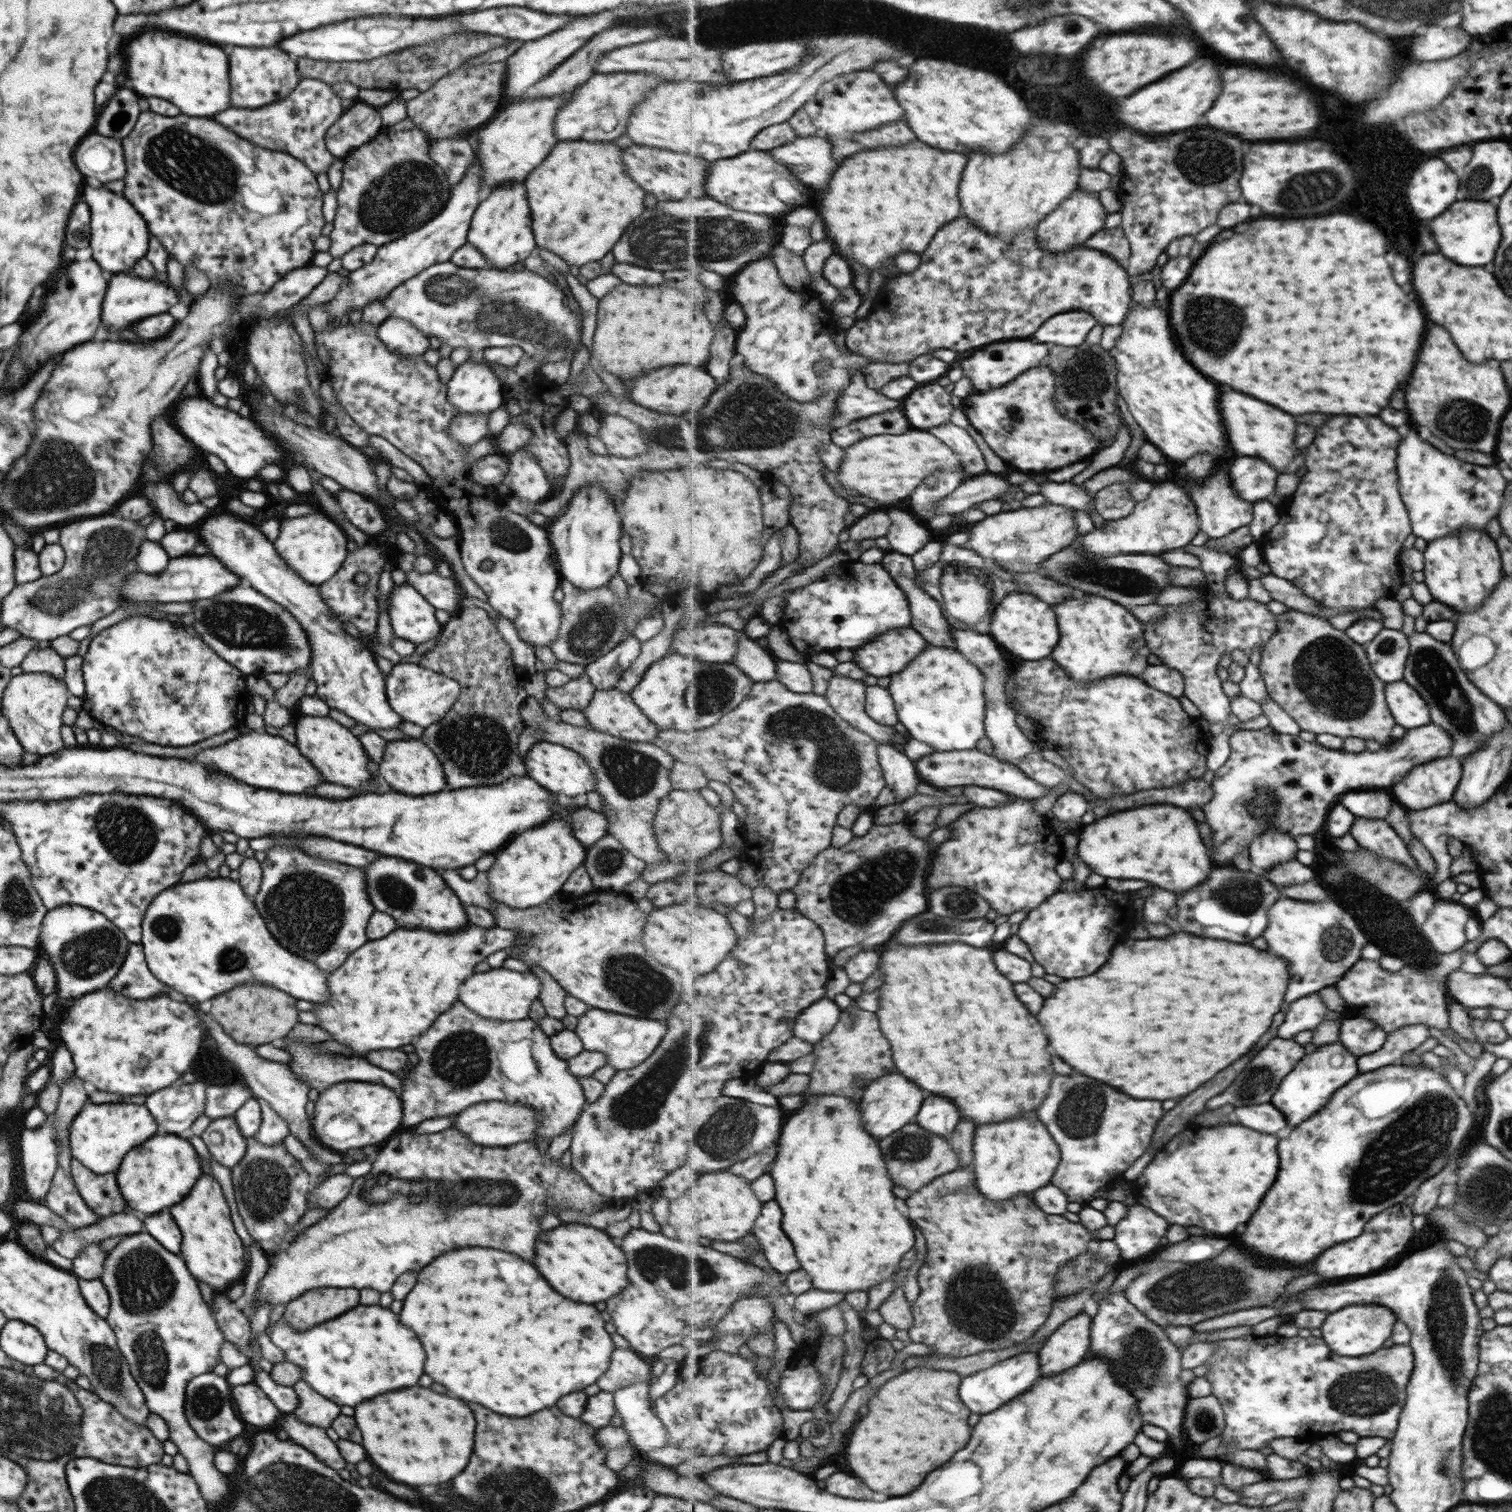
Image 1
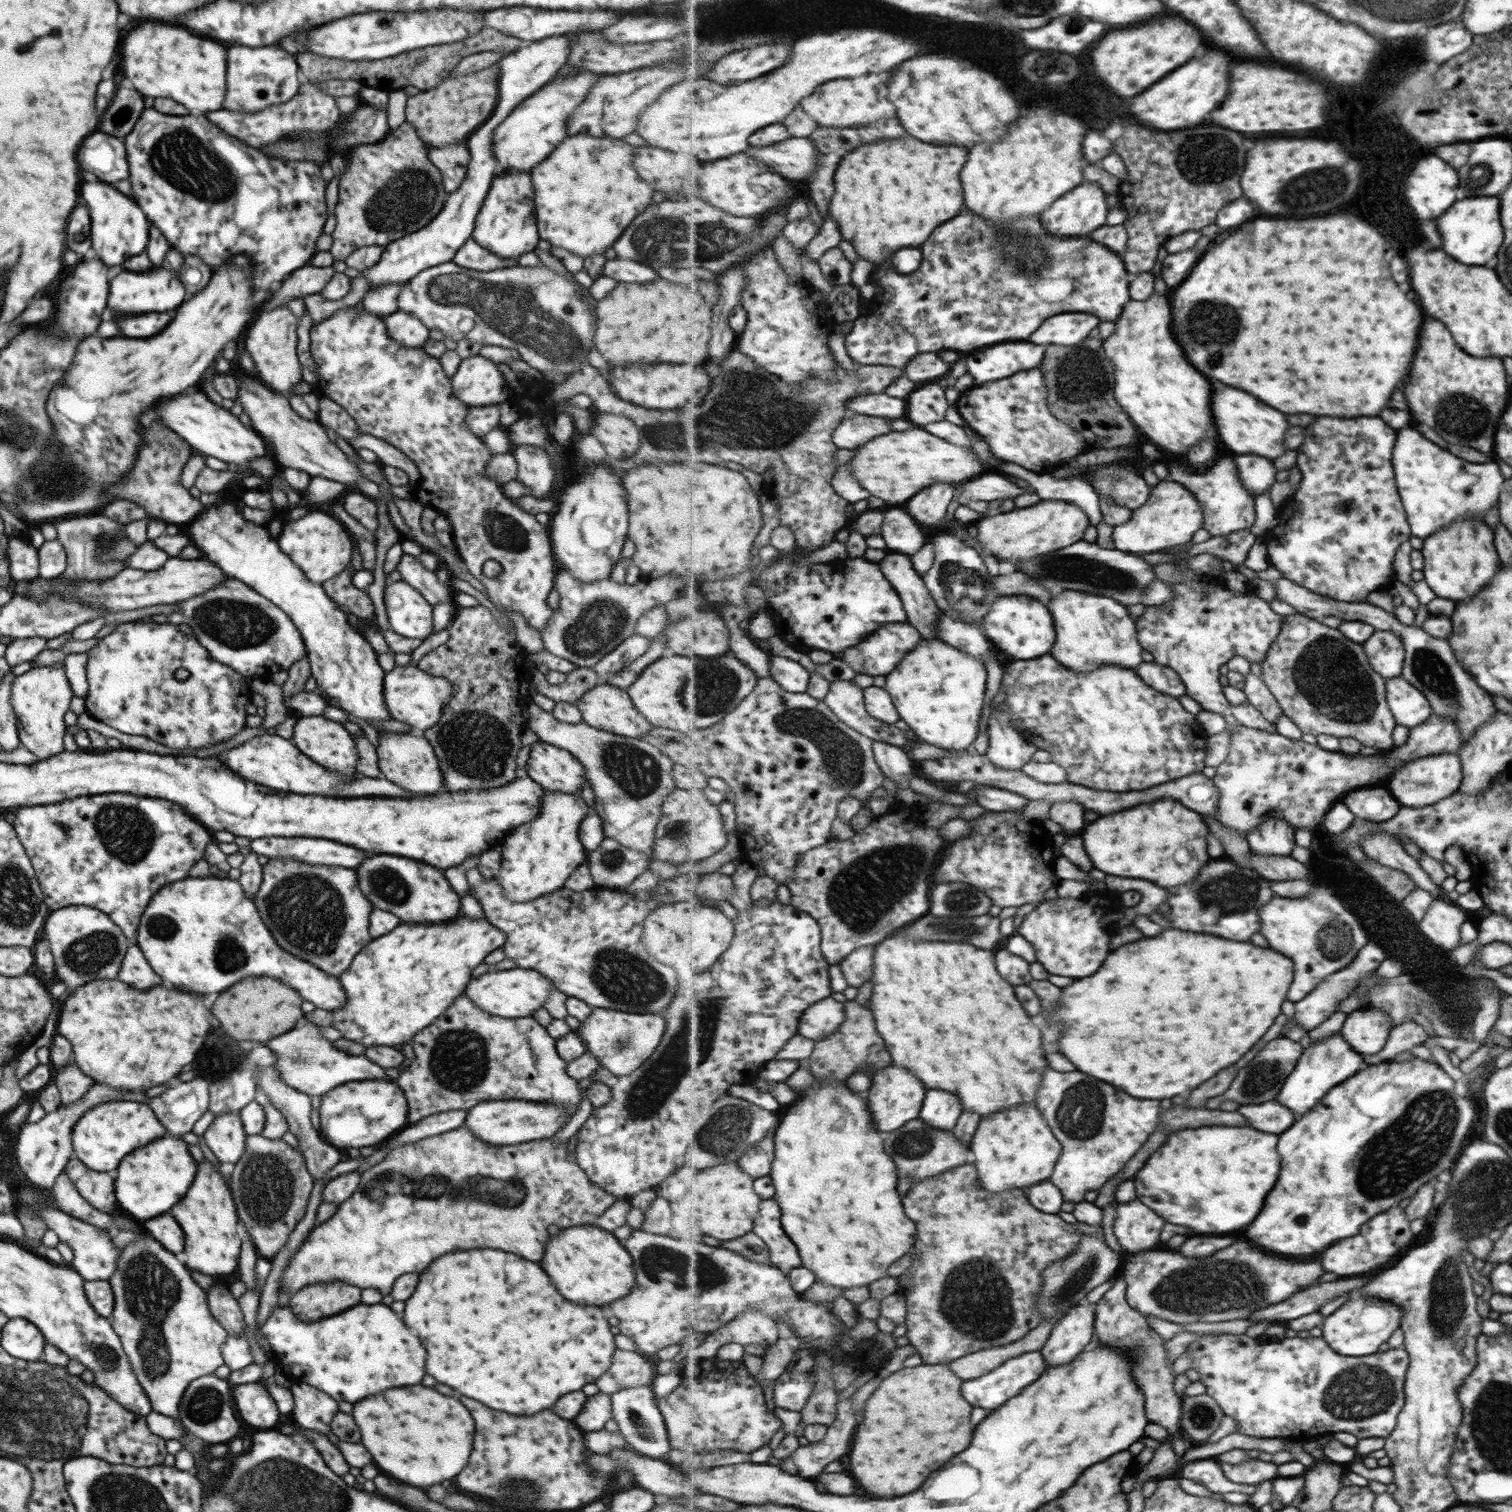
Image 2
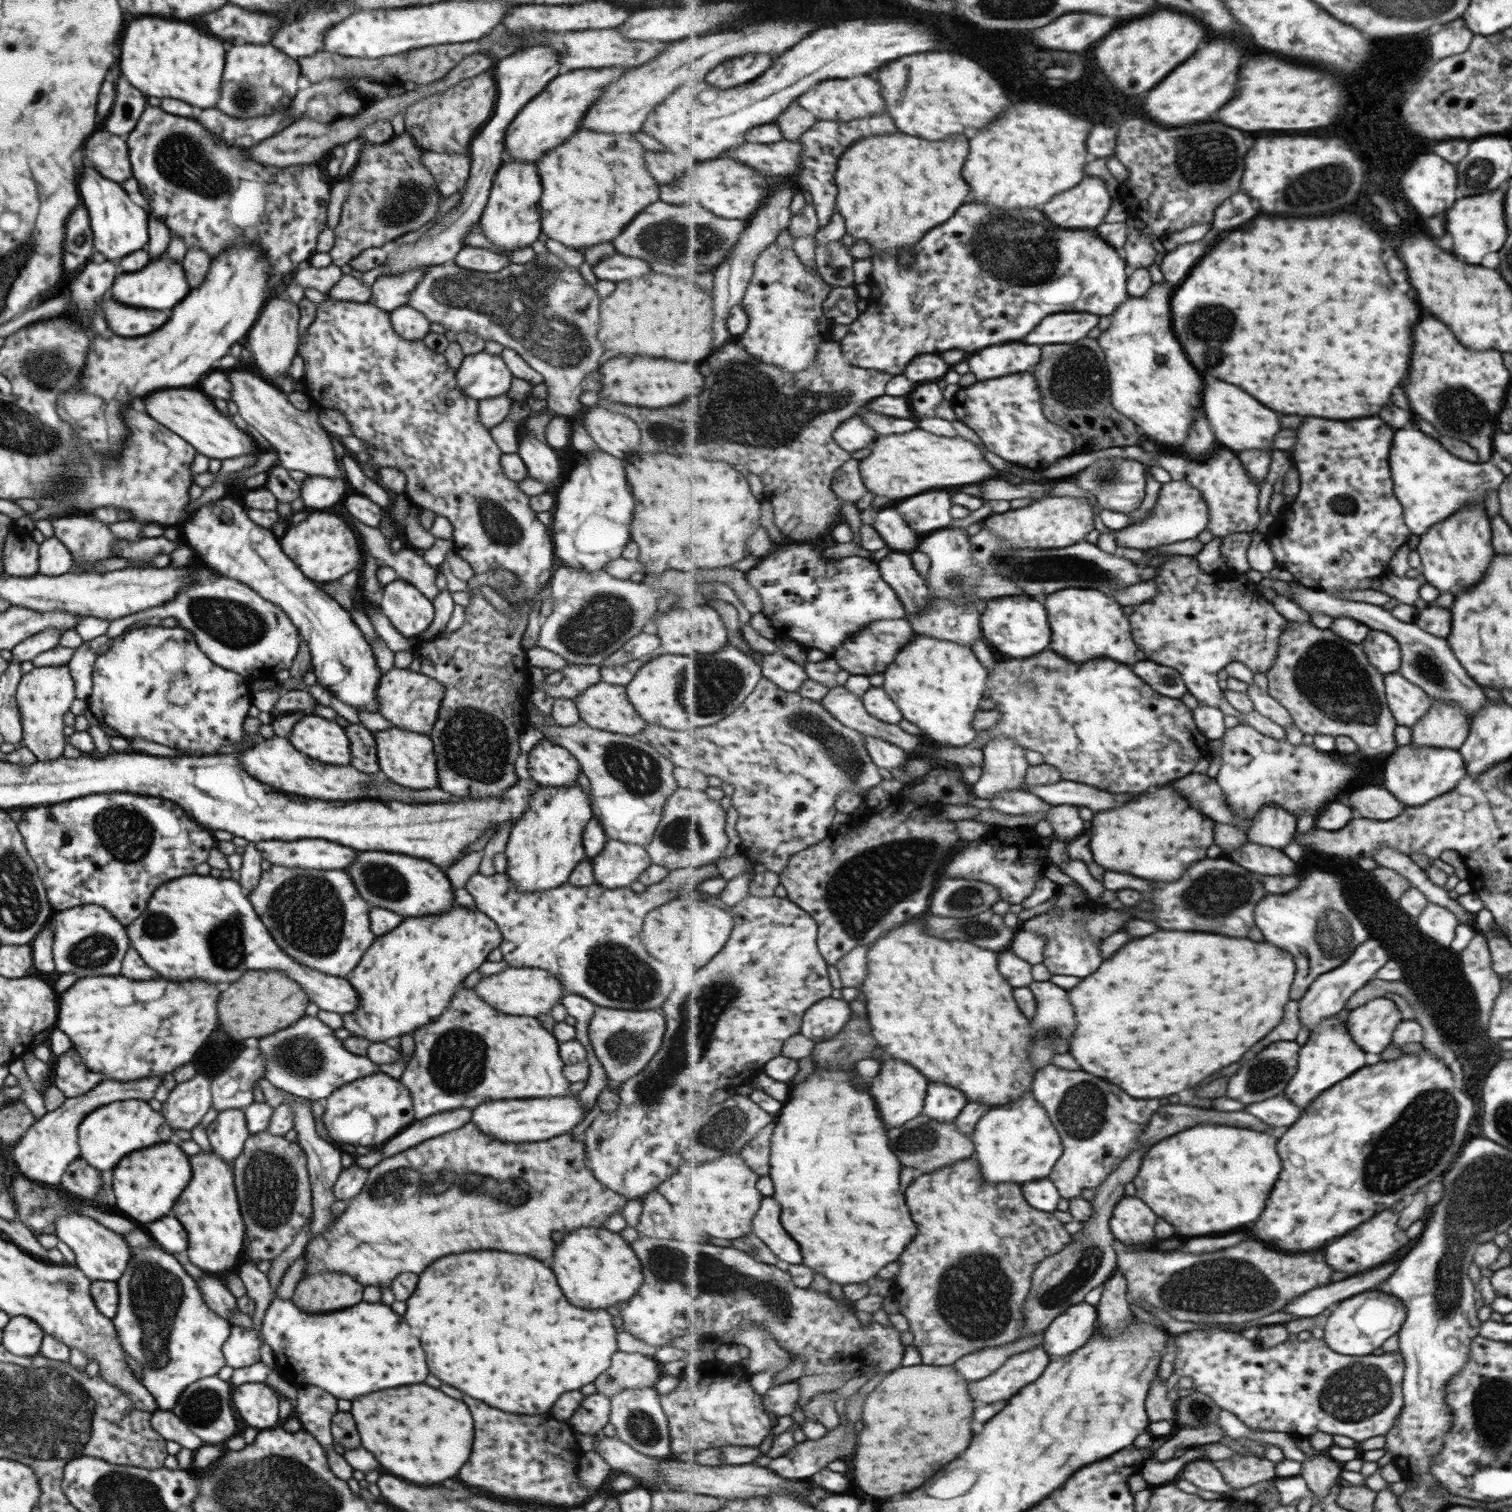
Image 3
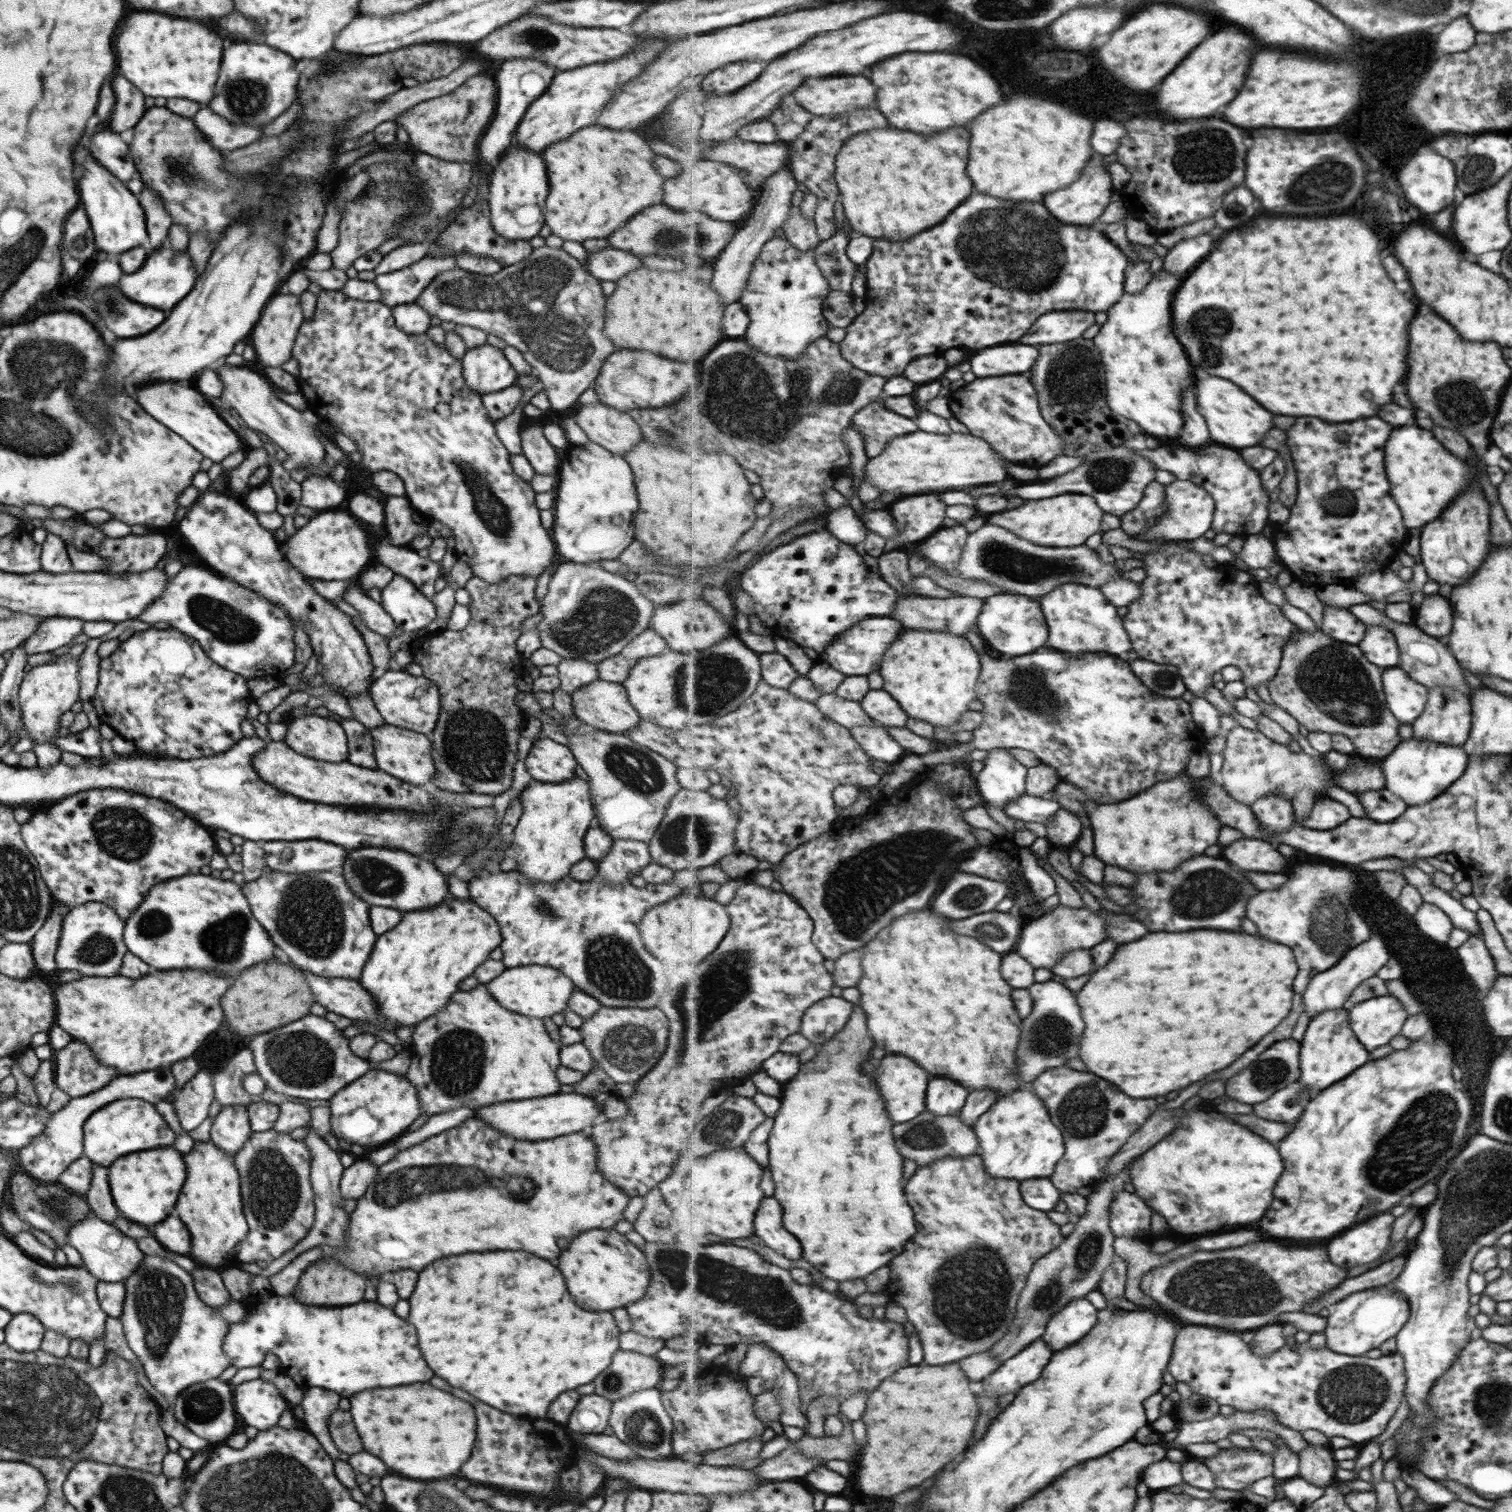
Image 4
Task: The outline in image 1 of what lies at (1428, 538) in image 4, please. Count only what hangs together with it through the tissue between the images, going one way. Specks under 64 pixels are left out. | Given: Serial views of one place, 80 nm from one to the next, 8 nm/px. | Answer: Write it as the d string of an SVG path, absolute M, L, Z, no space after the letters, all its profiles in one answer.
M1477 529L1453 531L1429 541L1422 557L1423 584L1427 586L1433 600L1451 606L1455 612L1469 612L1477 608L1501 578L1499 552L1495 550L1493 540Z

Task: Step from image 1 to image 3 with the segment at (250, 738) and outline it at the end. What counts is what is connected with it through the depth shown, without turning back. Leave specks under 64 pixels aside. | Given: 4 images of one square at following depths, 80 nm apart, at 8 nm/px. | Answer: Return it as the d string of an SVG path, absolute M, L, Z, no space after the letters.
M260 738L253 746L238 754L241 768L255 781L261 782L275 790L297 794L305 798L317 800L361 800L365 798L365 784L383 784L387 778L377 774L363 774L351 766L329 766L319 764L317 760L307 758L301 752L295 752L295 747L286 738Z

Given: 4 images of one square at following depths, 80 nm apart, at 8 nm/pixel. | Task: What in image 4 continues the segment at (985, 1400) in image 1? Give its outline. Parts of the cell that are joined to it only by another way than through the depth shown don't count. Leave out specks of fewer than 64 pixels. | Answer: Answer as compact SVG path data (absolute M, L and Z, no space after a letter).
M1042 1338L1032 1342L1017 1356L1006 1360L983 1382L983 1396L1001 1396L1021 1390L1042 1378L1054 1350Z

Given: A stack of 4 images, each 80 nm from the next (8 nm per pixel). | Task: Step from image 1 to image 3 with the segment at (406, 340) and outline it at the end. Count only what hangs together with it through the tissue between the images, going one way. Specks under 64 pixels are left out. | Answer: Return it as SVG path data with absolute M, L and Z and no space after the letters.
M401 306L388 313L392 329L405 340L422 340L429 332L429 321L421 312Z

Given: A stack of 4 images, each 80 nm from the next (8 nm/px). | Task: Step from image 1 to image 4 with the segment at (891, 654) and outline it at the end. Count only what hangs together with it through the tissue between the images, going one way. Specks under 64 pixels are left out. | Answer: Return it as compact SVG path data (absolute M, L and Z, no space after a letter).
M871 617L861 623L857 623L851 630L843 632L838 636L830 647L822 653L820 662L831 665L833 669L843 672L849 676L865 676L881 668L883 656L893 642L893 638L899 636L901 630L905 630L904 624L900 620L891 617Z

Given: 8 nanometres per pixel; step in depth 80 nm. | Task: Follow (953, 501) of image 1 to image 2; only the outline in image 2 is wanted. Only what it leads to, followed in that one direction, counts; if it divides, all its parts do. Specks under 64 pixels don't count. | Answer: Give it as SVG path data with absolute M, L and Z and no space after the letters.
M987 474L981 476L979 480L973 480L971 484L965 484L963 494L959 496L959 504L967 504L971 500L999 500L999 498L1015 498L1027 492L1035 492L1035 488L1019 488L1011 480L997 476L997 474Z

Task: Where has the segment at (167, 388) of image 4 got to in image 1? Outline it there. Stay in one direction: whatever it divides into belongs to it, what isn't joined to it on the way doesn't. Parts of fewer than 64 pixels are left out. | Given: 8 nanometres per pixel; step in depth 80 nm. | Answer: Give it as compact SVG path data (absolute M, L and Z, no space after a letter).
M185 398L181 400L179 404L174 402L169 409L172 409L172 424L178 429L178 431L197 448L197 450L202 452L207 452L207 454L215 454L219 460L225 462L227 470L235 476L241 476L241 478L247 478L247 476L253 476L261 466L265 464L273 464L273 460L277 464L283 464L283 452L281 448L271 440L271 436L263 431L255 422L252 421L250 417L239 418L235 411L225 412L225 408L219 408L219 406L213 406L211 402L203 400L203 398Z

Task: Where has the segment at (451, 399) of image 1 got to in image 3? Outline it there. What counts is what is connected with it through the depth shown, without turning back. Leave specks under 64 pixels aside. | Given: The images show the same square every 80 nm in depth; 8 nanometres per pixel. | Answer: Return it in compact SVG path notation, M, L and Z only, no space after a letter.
M483 350L465 355L455 371L458 387L477 402L506 393L512 378L500 355Z

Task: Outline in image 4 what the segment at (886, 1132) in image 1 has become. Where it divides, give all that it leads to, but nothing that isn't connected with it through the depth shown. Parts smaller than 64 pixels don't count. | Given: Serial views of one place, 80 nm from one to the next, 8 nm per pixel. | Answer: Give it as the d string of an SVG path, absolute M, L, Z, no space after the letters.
M887 1056L881 1060L881 1066L875 1066L876 1081L879 1082L879 1090L883 1092L883 1098L887 1100L887 1110L896 1123L904 1123L917 1119L922 1112L927 1110L926 1092L928 1089L929 1074L927 1070L919 1068L919 1064L907 1056Z

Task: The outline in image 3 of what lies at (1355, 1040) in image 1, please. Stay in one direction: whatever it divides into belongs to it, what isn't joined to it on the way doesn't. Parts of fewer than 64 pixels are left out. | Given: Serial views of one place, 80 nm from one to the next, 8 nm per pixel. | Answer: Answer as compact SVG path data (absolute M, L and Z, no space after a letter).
M1377 997L1350 1010L1347 1020L1353 1040L1359 1040L1371 1054L1391 1048L1391 1036L1402 1021L1395 1003L1386 997Z

